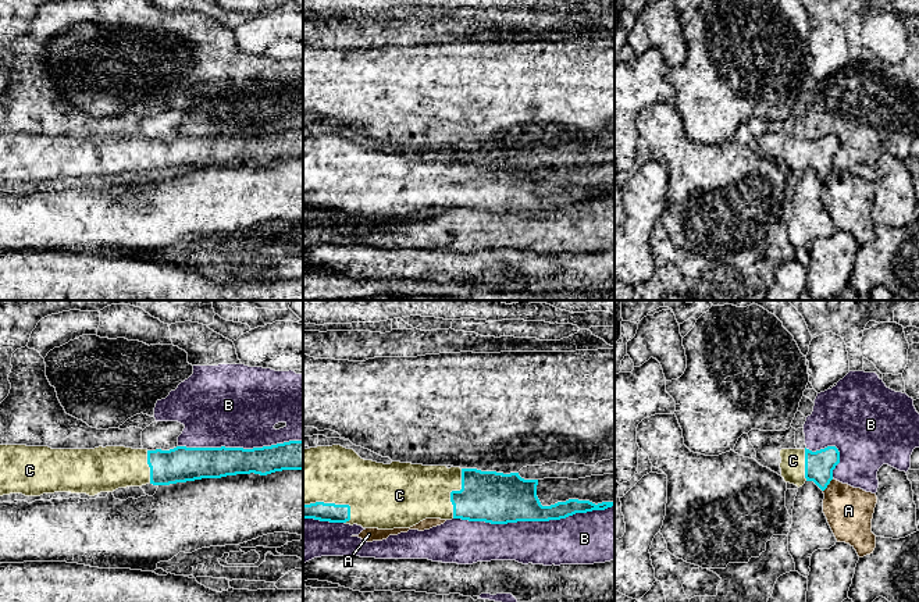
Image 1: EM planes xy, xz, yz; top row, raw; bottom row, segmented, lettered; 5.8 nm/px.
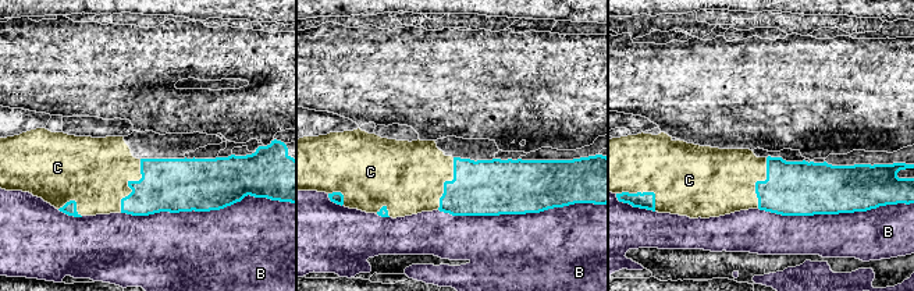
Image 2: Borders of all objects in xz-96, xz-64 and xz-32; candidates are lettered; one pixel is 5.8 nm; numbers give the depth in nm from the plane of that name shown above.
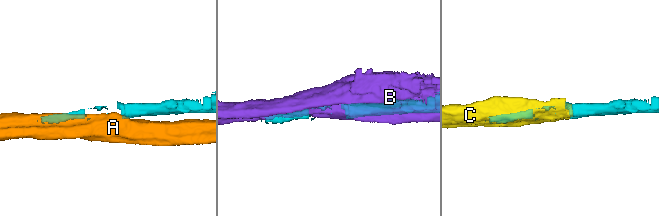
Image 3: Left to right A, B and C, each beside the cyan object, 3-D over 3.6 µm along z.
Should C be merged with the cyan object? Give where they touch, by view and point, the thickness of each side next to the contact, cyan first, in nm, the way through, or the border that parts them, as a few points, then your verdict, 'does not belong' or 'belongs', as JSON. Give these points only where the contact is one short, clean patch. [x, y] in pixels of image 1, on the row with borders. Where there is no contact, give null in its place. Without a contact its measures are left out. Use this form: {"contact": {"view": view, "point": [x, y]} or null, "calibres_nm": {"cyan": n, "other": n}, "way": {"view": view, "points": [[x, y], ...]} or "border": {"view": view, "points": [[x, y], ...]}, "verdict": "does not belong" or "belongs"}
{"contact": {"view": "xz", "point": [332, 503]}, "calibres_nm": {"cyan": 110, "other": 340}, "verdict": "belongs"}

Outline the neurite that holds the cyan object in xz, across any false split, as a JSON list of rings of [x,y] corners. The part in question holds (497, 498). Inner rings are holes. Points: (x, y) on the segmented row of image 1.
[[[341,445],[303,449],[303,519],[393,530],[425,519],[549,521],[615,506],[578,499],[542,506],[537,485],[519,473],[377,463]]]

